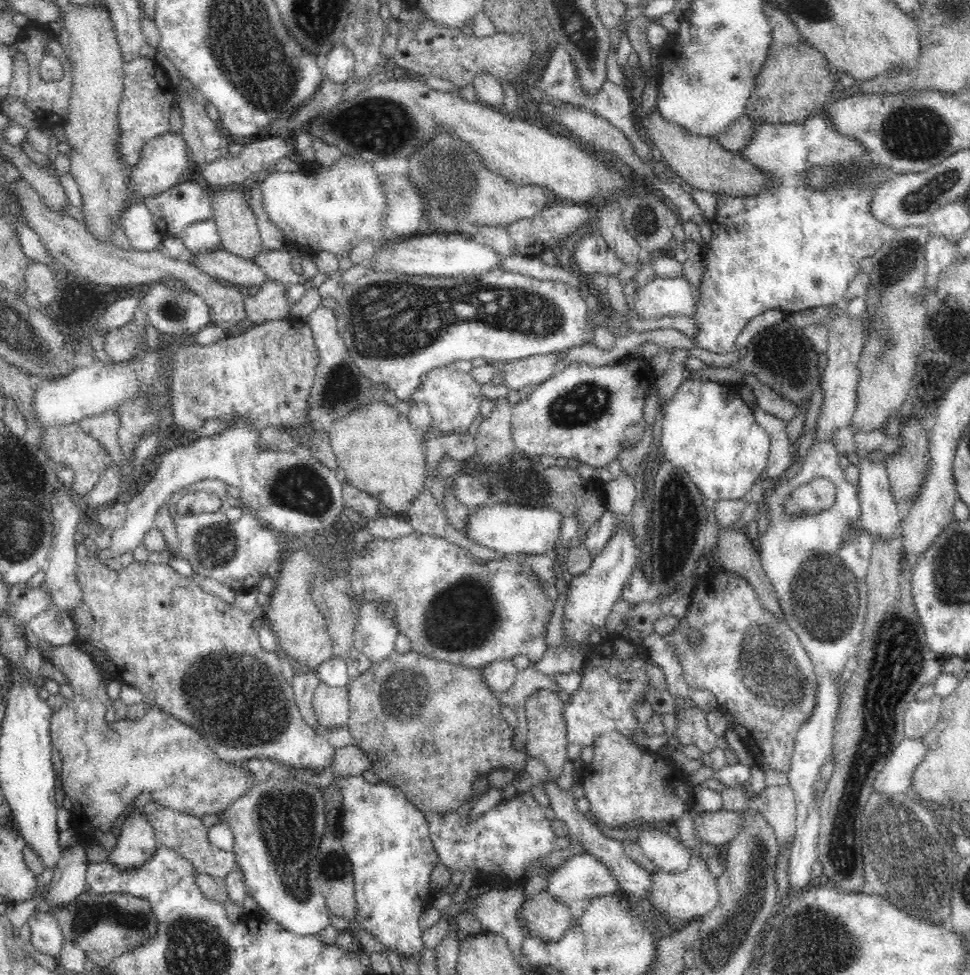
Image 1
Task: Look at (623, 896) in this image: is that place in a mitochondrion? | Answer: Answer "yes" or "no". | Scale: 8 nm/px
no

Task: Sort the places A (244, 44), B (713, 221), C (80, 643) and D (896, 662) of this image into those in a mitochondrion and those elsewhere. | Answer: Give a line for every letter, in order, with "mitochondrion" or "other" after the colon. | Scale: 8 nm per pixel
A: mitochondrion
B: other
C: other
D: mitochondrion

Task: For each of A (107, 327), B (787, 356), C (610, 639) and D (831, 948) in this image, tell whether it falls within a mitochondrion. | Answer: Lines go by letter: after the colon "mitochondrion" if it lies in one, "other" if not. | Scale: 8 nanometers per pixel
A: other
B: mitochondrion
C: other
D: mitochondrion

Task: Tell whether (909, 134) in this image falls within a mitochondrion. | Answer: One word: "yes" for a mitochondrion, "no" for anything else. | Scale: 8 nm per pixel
yes

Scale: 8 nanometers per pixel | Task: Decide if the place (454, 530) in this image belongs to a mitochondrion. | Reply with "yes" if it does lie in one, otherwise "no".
no

